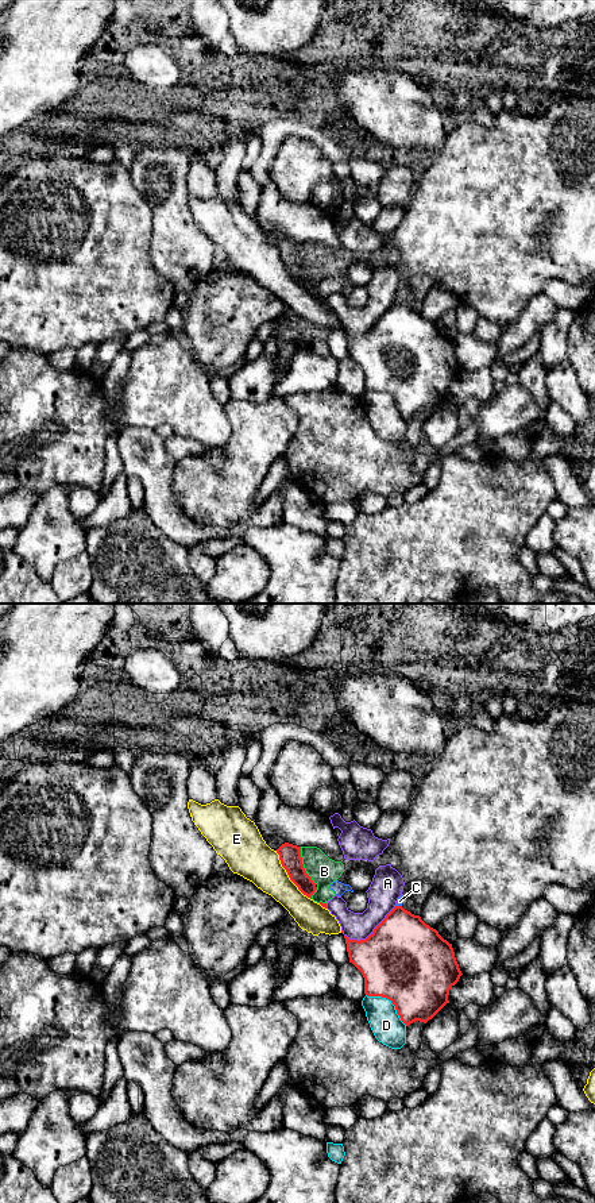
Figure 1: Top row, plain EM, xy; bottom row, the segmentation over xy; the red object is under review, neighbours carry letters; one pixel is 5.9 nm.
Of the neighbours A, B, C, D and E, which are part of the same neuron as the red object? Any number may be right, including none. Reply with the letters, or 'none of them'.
none of them

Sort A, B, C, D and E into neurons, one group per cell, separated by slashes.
A / B C / D / E

